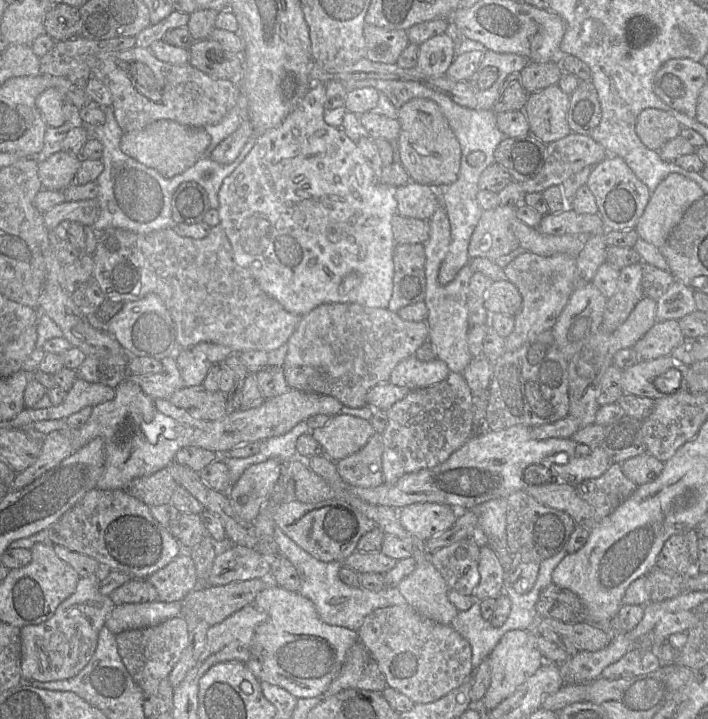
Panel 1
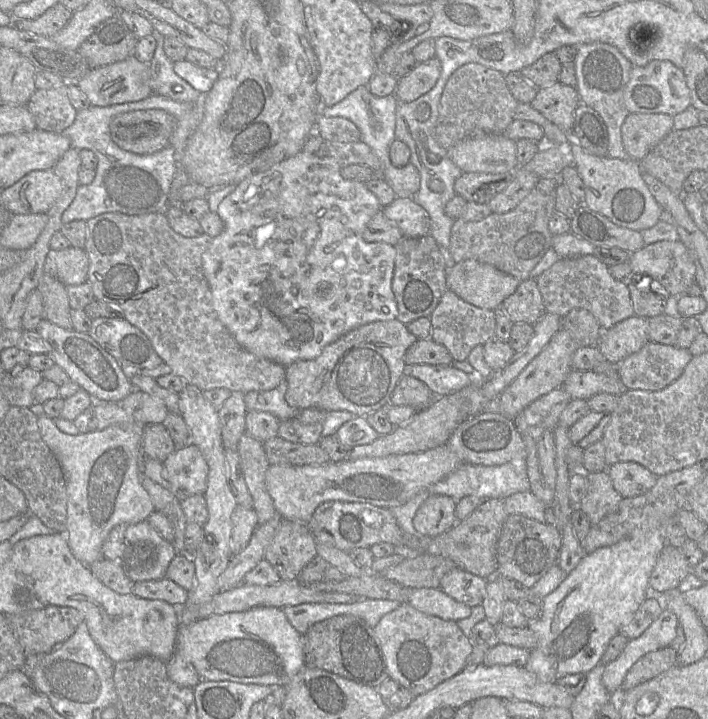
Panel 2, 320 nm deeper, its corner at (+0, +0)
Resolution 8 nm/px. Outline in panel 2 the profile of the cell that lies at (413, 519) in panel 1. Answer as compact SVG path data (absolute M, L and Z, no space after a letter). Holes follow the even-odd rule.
M432 495L417 510L413 524L422 535L438 536L456 524L457 502L450 496Z

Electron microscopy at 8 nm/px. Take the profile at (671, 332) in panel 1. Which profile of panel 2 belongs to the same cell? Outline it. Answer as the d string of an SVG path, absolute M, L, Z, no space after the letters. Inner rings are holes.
M633 315L603 330L596 345L608 362L618 364L648 342L648 319Z

